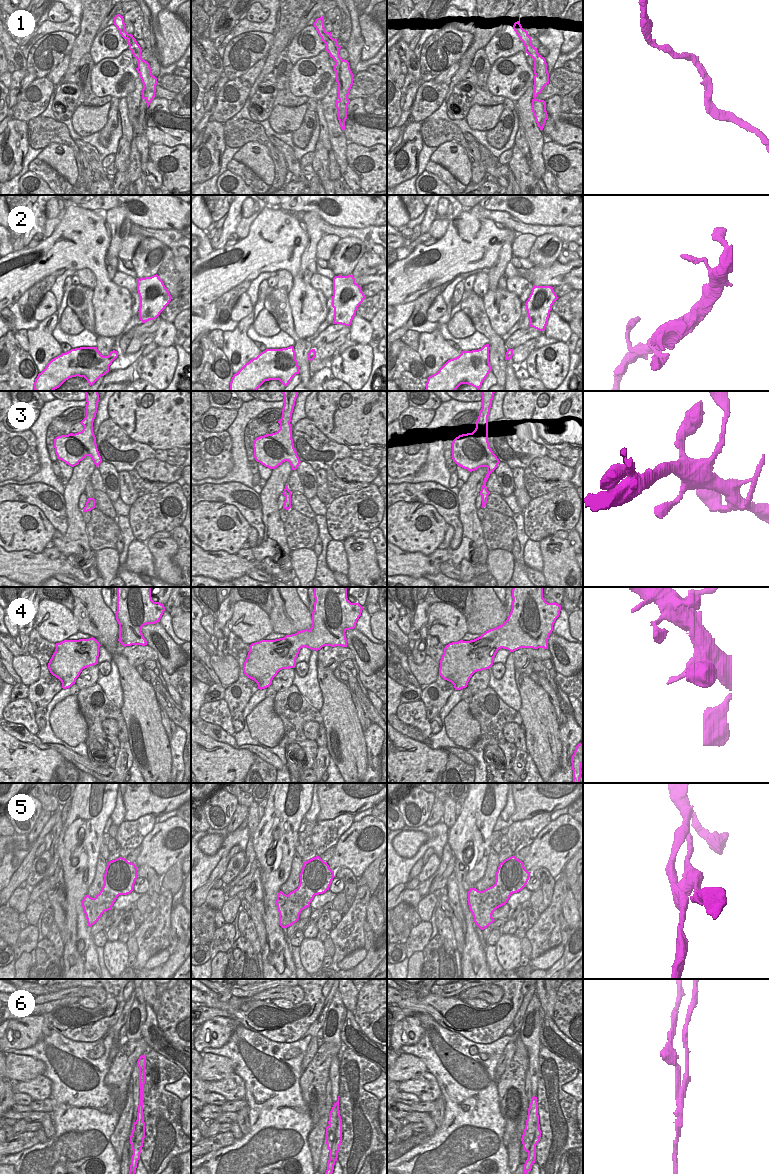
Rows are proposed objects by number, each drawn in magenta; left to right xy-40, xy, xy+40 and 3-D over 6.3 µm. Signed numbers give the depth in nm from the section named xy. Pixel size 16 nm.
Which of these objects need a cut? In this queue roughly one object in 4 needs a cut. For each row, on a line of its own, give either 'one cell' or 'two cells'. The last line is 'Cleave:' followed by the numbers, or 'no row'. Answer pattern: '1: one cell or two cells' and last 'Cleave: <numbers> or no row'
1: one cell
2: one cell
3: one cell
4: one cell
5: two cells
6: two cells
Cleave: 5, 6

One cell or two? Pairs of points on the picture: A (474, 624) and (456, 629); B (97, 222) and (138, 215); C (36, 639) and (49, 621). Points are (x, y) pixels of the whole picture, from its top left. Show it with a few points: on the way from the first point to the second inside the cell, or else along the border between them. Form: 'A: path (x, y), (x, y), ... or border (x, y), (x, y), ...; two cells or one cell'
A: border (465, 618), (468, 632); two cells
B: border (84, 208), (99, 211), (105, 219); two cells
C: border (34, 628), (41, 636), (55, 643); two cells

